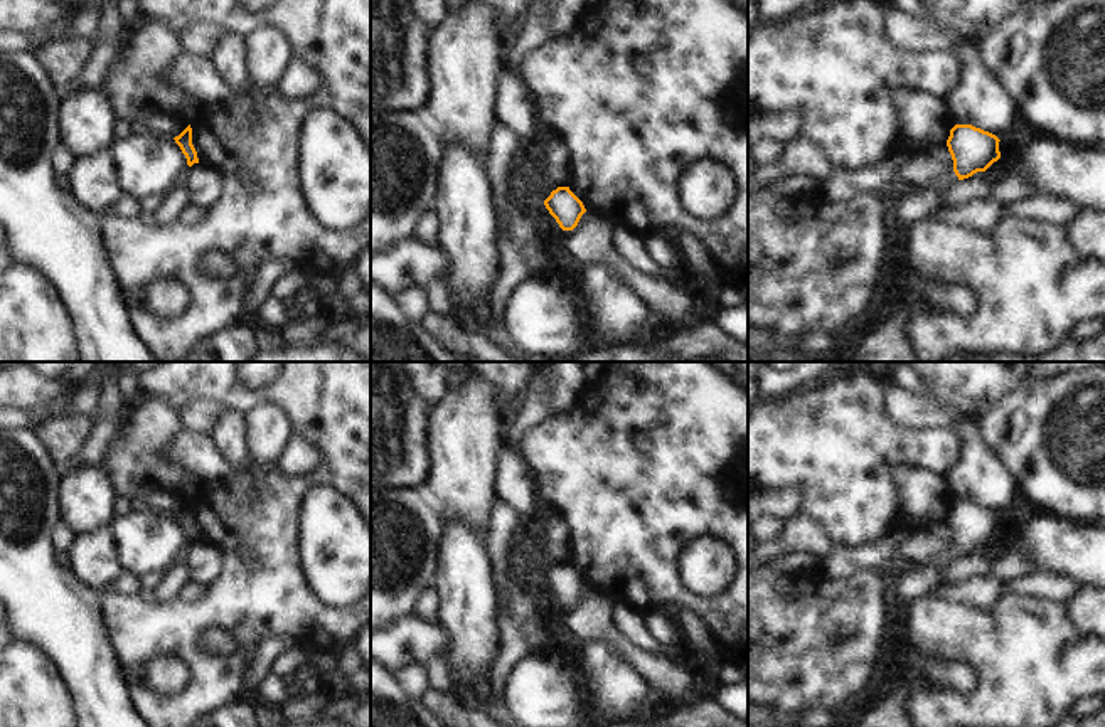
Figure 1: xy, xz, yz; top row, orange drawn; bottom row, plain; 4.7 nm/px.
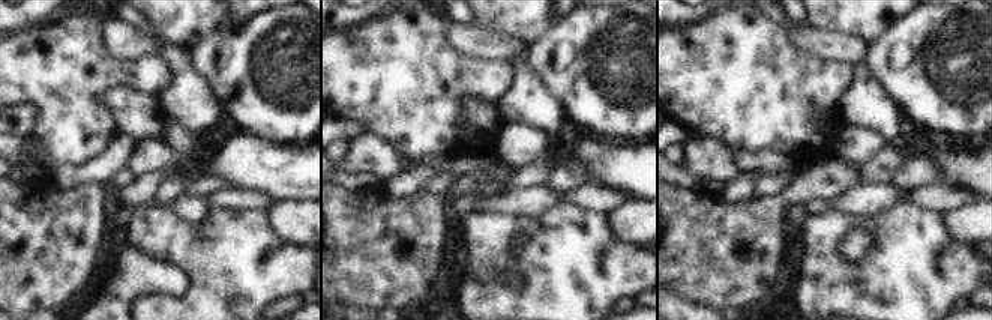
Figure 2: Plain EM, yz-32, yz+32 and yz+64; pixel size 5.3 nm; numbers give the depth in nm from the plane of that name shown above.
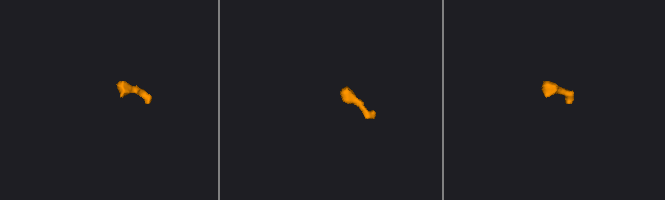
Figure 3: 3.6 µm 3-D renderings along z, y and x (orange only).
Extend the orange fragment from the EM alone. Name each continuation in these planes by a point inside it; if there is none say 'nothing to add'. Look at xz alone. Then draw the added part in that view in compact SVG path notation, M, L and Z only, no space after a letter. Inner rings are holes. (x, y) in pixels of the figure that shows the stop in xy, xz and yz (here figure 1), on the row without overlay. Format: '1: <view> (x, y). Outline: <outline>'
1: xz (536, 561). Outline: M509 544L509 552L520 552L527 559L527 565L534 569L541 577L546 577L556 564L549 564L539 549L527 545Z

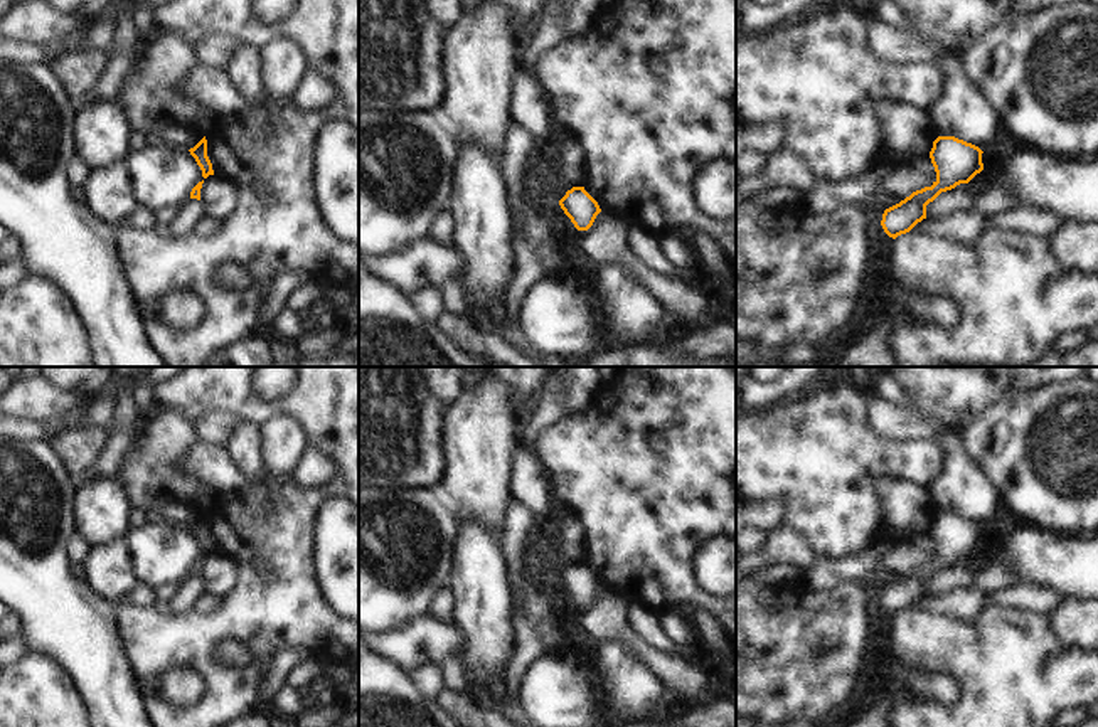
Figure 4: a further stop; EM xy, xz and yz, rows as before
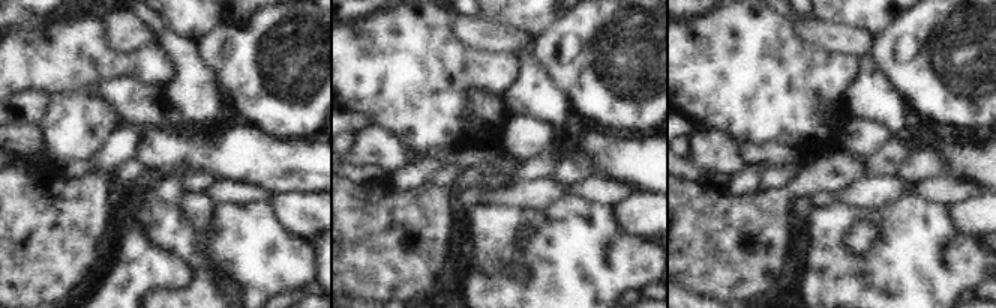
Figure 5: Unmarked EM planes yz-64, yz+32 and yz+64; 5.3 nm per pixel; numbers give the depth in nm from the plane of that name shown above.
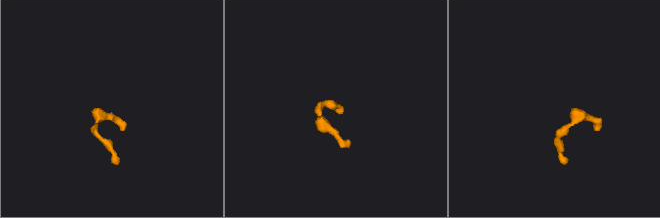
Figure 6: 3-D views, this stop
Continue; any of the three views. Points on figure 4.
1: xz (551, 561). Outline: M524 544L524 552L536 552L542 559L542 565L549 569L556 577L561 577L571 564L564 564L554 549L542 545Z

